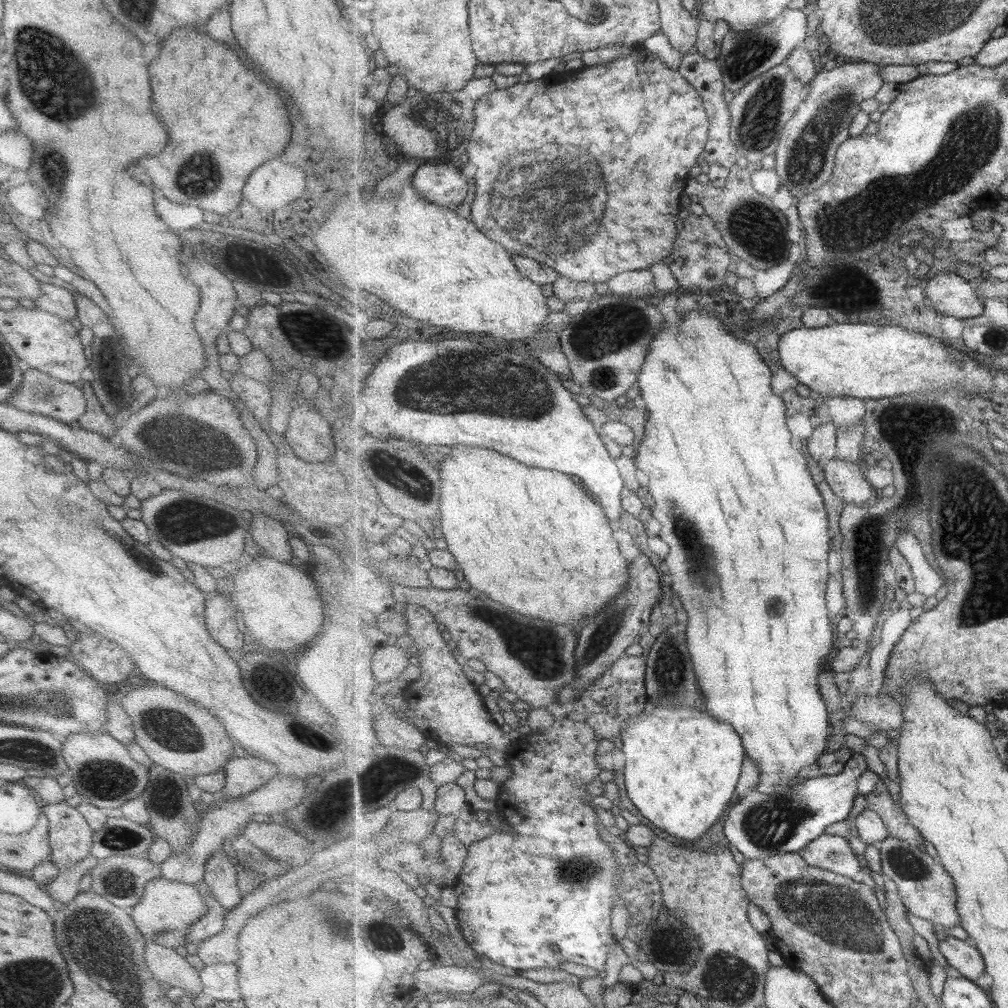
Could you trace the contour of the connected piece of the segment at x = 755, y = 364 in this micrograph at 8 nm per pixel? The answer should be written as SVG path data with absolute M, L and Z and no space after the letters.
M692 310L688 312L685 317L681 318L679 325L667 323L656 339L650 344L650 353L647 357L645 367L643 367L643 373L639 377L637 382L637 389L646 403L646 408L650 412L649 418L644 421L646 427L646 435L641 446L637 448L637 452L634 455L636 458L636 465L645 473L648 477L649 494L653 496L655 500L655 506L651 508L651 514L654 518L660 522L661 529L659 532L660 537L671 546L671 552L665 560L668 567L666 570L673 578L673 591L679 595L679 600L683 603L682 607L688 615L688 628L687 628L687 643L689 644L689 650L692 654L692 661L694 662L694 669L698 675L698 682L702 693L706 700L706 706L709 714L715 716L715 719L721 720L721 723L731 724L735 727L735 730L741 735L743 746L746 750L746 756L748 756L760 770L760 783L756 786L756 790L763 794L786 794L790 788L794 788L796 784L799 784L799 772L803 768L807 768L809 764L817 764L817 760L821 758L821 754L825 754L831 735L831 724L829 724L829 709L822 688L820 687L820 674L827 672L827 662L825 658L829 658L833 654L833 642L835 642L835 632L833 632L833 622L831 622L830 608L827 606L827 583L829 583L829 548L832 546L832 536L830 535L829 528L829 513L825 510L825 502L823 502L823 496L815 484L815 480L811 478L809 468L807 468L807 458L803 455L801 450L793 448L793 440L791 440L791 430L787 427L787 407L785 401L781 396L777 396L772 389L771 383L773 380L773 371L771 371L770 365L764 361L762 354L755 348L753 343L739 338L736 332L731 332L724 326L722 320L719 320L714 312L703 312L702 310Z

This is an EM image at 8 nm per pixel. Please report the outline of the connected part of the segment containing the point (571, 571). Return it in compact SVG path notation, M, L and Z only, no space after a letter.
M467 445L455 446L452 447L453 454L448 454L445 462L443 462L443 470L440 470L441 478L443 478L443 488L440 508L442 518L440 519L441 526L439 528L443 529L447 549L459 561L464 578L471 588L483 592L483 594L491 598L491 601L505 604L505 606L509 606L511 610L515 610L515 612L519 612L523 616L543 618L543 620L551 620L555 624L581 622L585 616L587 618L595 618L601 610L607 608L609 602L613 602L613 599L617 599L625 591L627 582L631 581L631 576L629 576L630 562L625 560L625 556L619 550L619 542L615 540L613 531L616 526L607 516L606 510L601 506L601 503L590 492L587 492L578 479L557 470L545 470L527 466L493 449Z

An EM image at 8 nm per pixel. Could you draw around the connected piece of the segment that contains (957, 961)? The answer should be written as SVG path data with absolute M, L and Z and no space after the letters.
M947 936L940 941L939 948L950 966L963 976L975 981L986 972L986 962L979 949L969 940Z

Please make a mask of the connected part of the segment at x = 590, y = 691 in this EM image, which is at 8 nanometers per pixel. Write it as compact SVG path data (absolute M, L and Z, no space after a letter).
M644 655L623 656L599 680L587 687L570 705L568 717L577 723L583 722L592 728L597 740L611 740L617 750L624 749L622 730L632 717L647 711L649 698L646 689L647 658Z

